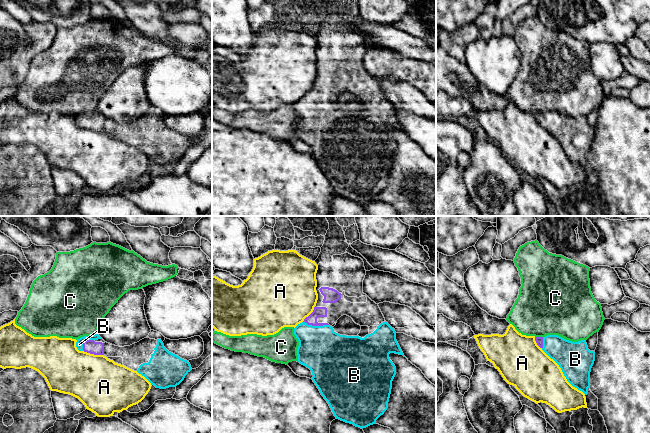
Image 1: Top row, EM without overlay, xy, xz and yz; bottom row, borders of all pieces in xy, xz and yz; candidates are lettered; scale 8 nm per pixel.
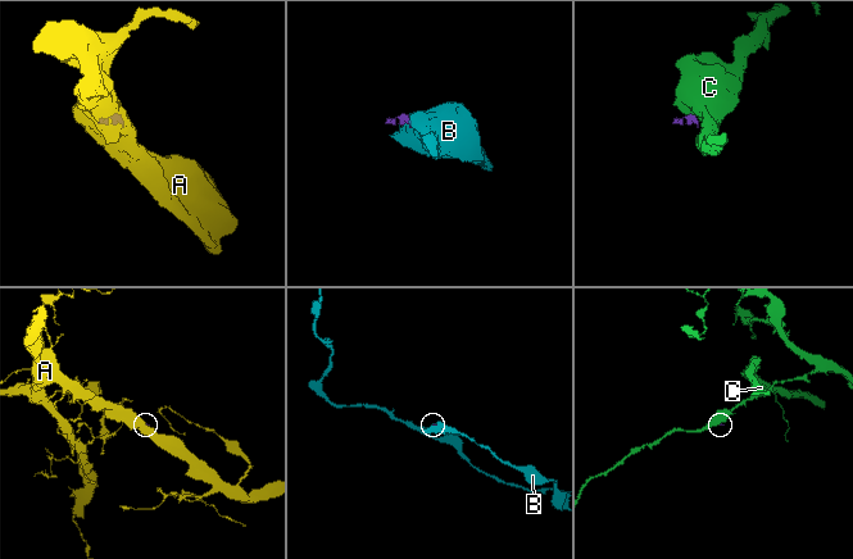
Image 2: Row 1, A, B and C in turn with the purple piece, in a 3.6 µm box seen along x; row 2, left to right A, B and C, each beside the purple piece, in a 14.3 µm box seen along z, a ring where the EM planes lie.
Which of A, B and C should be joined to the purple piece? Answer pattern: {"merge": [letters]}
{"merge": ["B"]}

